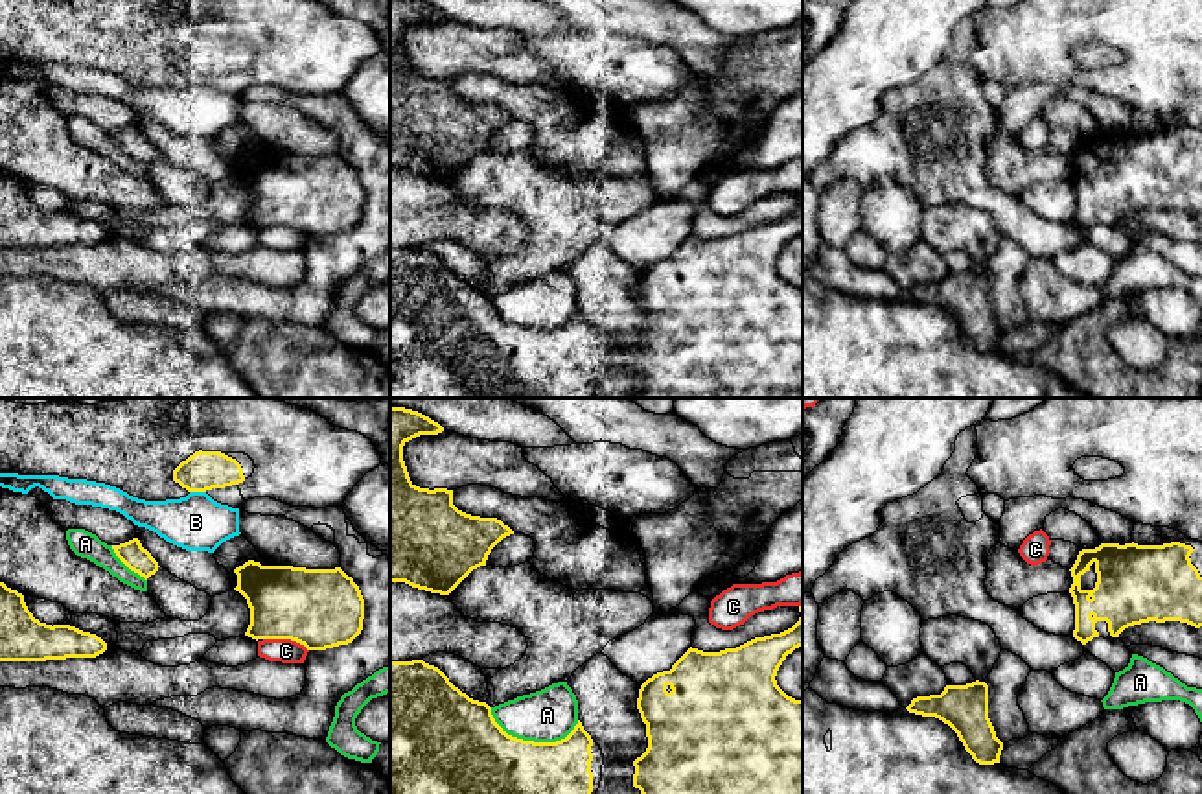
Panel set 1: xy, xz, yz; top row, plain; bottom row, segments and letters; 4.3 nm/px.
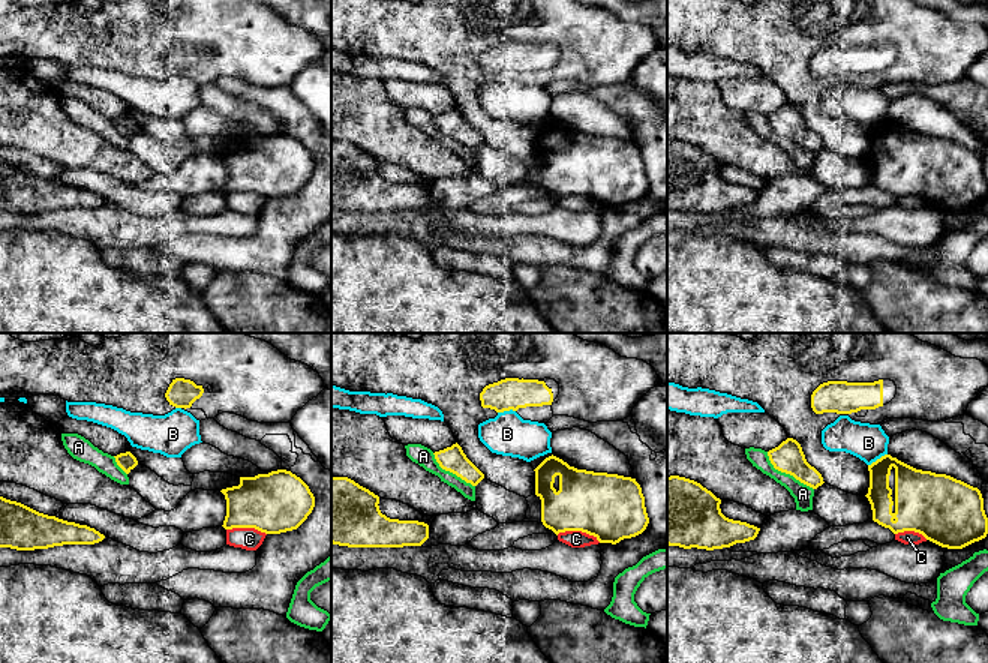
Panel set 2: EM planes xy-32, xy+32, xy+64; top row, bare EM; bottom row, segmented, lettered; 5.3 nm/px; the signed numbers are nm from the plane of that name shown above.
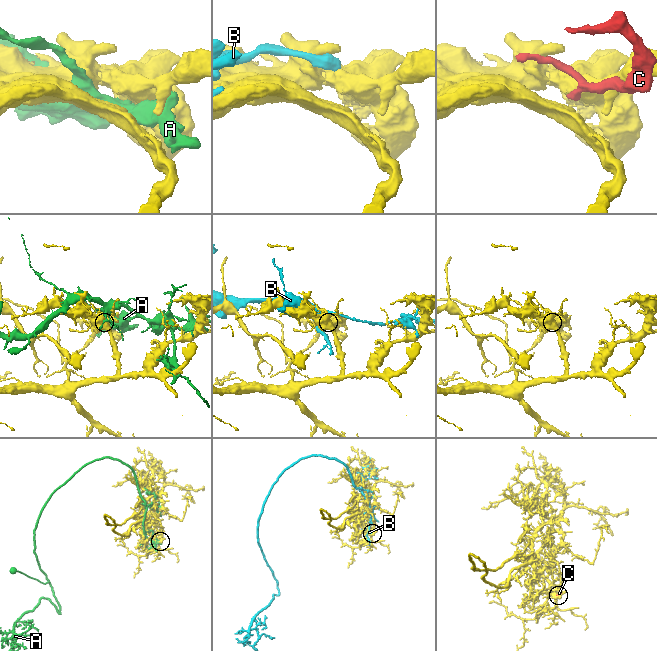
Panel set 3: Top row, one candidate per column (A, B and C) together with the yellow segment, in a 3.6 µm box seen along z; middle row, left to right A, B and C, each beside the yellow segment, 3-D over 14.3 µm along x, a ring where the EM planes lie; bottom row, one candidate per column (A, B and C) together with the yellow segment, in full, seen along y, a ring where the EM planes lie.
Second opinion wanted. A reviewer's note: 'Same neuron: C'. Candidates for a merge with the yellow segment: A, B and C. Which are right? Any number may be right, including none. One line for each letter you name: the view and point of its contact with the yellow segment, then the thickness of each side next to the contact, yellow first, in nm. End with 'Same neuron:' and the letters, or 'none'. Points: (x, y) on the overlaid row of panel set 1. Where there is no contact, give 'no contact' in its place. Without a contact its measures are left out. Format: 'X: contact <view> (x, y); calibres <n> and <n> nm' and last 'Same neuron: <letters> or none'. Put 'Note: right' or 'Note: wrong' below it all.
Same neuron: none
Note: wrong

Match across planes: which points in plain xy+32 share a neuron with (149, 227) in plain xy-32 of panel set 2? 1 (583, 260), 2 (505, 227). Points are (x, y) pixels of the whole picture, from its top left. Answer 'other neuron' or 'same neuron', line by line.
1: other neuron
2: same neuron

